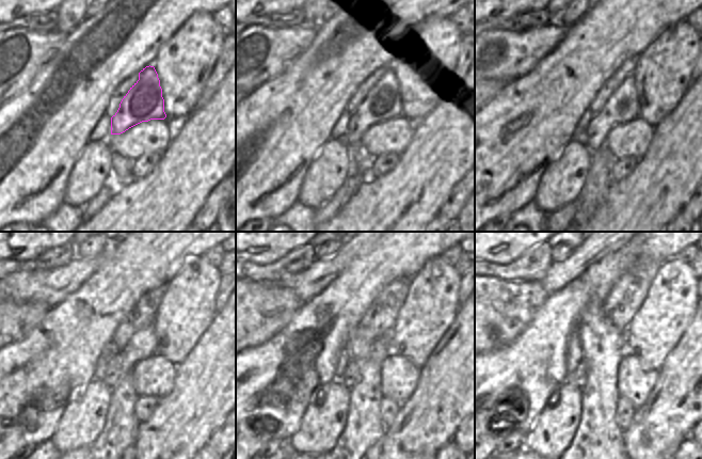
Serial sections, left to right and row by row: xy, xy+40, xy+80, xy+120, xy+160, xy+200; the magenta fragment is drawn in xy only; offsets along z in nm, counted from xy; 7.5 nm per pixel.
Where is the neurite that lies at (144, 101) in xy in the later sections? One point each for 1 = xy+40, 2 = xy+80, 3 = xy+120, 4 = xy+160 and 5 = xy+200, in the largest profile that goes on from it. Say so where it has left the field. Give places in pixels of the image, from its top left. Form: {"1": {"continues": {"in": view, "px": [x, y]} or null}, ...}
{"1": {"continues": {"in": "xy+40", "px": [383, 101]}}, "2": {"continues": {"in": "xy+80", "px": [622, 107]}}, "3": {"continues": {"in": "xy+120", "px": [144, 343]}}, "4": {"continues": {"in": "xy+160", "px": [351, 376]}}, "5": {"continues": {"in": "xy+200", "px": [577, 378]}}}

